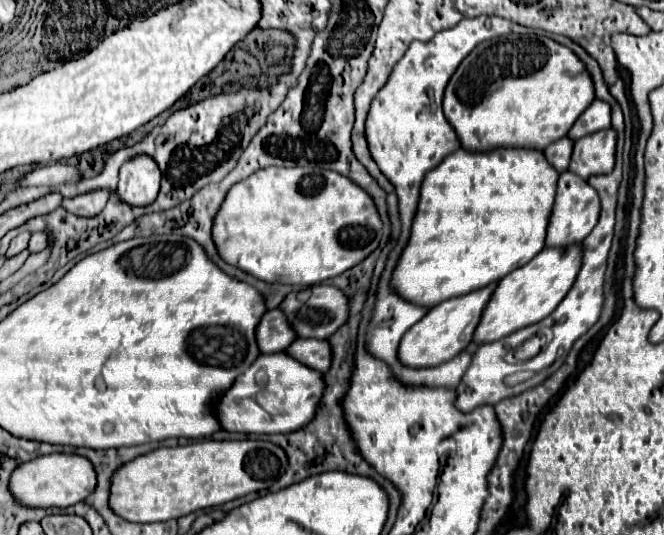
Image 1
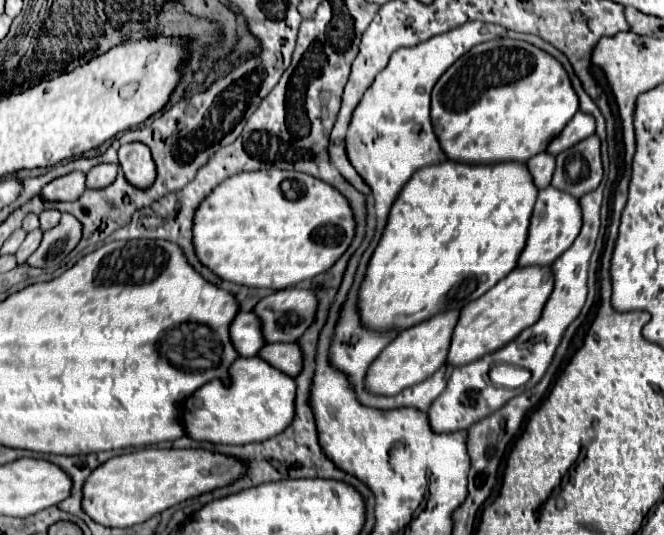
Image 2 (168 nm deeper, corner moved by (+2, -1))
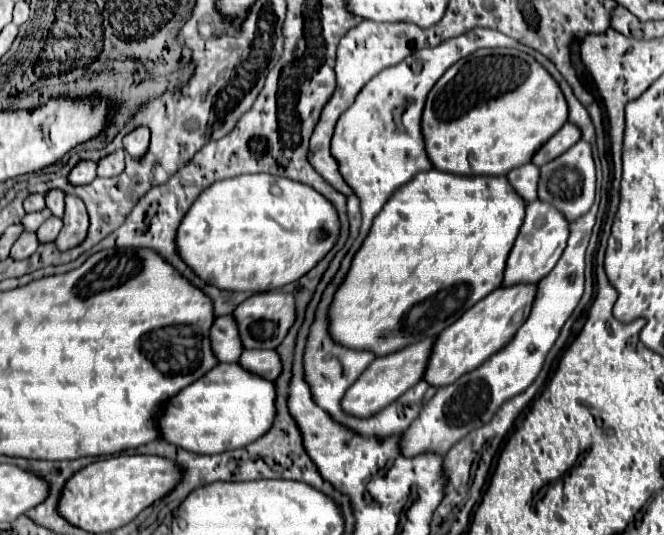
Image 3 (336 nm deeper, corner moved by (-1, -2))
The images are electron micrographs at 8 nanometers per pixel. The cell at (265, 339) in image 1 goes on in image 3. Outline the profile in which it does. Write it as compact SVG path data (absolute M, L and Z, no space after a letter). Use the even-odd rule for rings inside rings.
M231 315L215 317L209 339L213 345L213 353L217 353L217 361L221 361L221 363L237 363L239 361L243 345L239 341L237 325Z

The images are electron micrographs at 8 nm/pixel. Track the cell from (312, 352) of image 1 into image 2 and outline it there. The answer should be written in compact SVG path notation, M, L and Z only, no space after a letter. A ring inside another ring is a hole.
M296 342L266 344L262 348L262 354L258 354L258 356L268 360L268 364L272 364L274 368L286 372L292 378L298 376L298 372L302 372L302 368L304 368L304 356L302 356L302 350Z

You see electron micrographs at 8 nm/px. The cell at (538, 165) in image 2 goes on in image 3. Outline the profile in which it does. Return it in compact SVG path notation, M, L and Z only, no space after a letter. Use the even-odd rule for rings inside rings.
M533 163L523 165L521 169L513 169L507 173L507 181L517 191L517 195L529 203L537 199L537 181L539 181L539 167Z

